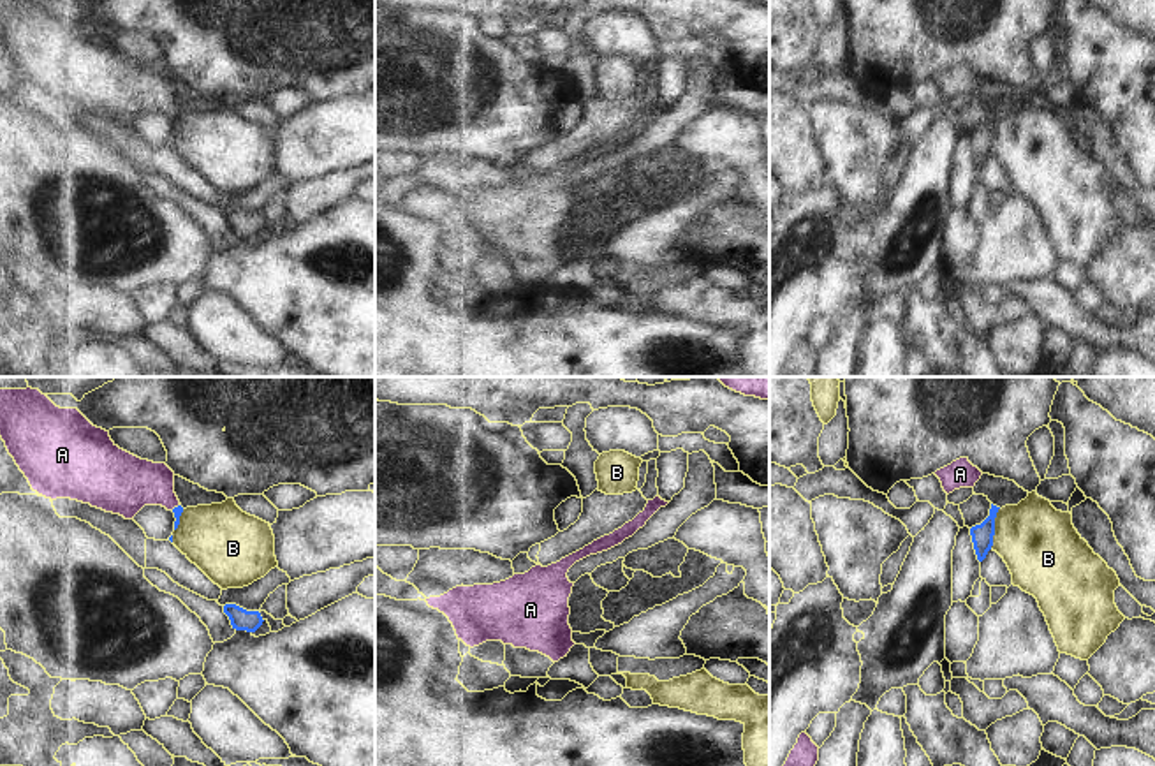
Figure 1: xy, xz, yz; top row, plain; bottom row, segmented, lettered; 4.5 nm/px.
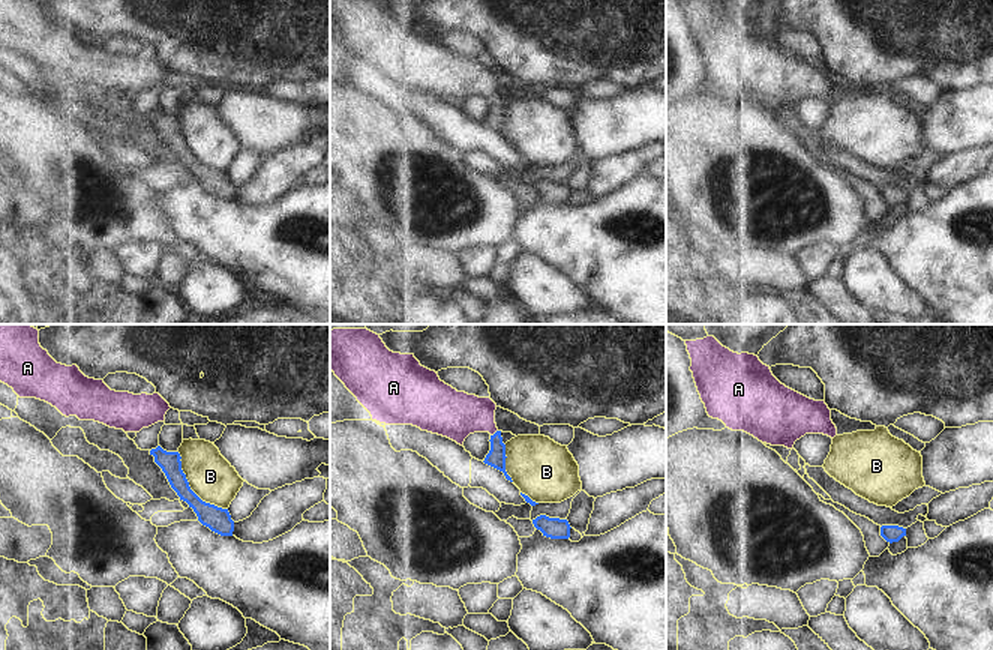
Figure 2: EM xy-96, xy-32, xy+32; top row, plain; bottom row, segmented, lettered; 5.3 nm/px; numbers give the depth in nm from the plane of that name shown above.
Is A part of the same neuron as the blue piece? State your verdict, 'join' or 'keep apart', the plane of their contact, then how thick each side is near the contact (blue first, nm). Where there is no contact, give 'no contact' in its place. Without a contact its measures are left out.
join; contact in xy; calibres 40 and 260 nm

